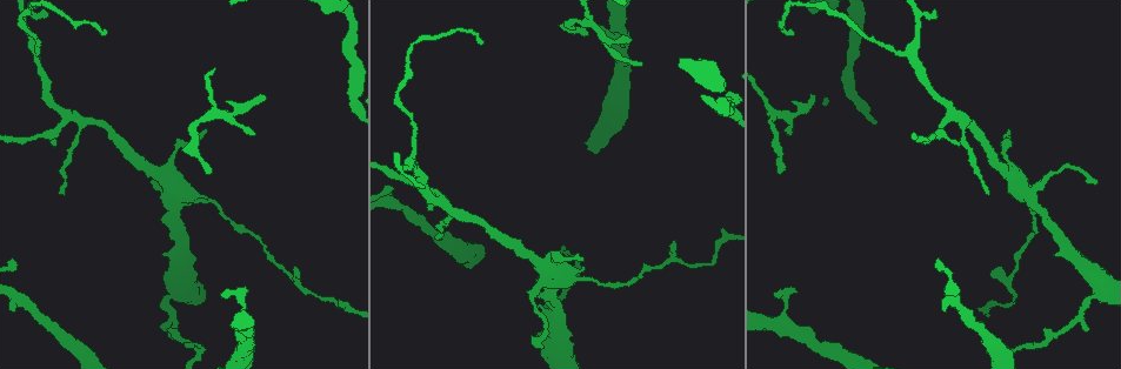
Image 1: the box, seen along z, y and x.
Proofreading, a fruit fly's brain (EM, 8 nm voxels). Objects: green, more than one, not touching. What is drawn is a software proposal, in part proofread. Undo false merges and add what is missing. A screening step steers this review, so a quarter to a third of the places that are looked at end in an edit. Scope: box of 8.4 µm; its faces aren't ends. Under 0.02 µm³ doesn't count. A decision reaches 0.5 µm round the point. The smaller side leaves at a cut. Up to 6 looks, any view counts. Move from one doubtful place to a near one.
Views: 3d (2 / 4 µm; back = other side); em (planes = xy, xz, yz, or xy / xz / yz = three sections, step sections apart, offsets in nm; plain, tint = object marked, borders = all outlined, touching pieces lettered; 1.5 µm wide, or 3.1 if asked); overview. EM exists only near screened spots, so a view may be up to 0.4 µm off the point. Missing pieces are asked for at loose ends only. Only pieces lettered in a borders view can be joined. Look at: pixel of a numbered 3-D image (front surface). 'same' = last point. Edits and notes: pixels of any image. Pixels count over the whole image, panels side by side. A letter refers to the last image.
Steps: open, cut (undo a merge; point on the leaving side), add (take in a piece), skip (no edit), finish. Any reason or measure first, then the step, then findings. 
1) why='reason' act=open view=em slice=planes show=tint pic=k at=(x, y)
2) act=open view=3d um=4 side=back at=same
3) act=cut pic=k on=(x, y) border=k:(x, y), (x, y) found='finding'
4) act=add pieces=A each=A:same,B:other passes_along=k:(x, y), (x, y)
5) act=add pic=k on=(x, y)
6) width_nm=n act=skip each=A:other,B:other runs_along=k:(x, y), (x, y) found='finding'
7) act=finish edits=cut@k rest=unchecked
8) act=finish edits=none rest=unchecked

why='tapers out' act=open view=em slice=xz step=8 show=borders pic=1 at=(1089, 328)

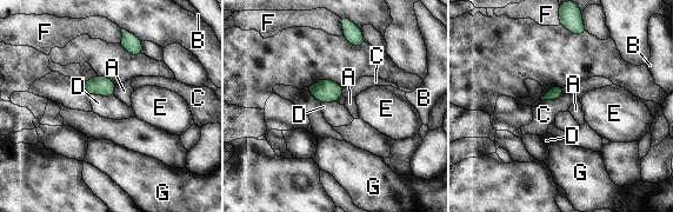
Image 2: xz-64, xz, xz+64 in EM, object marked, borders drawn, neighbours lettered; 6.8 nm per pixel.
width_nm=90 act=skip each=A:other,B:other,C:other,D:other,E:other,F:other,G:other border=2:(91, 94), (113, 95) found='none of them fits'

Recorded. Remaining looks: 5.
act=open view=em slice=planes show=borders pic=1 at=(440, 237)

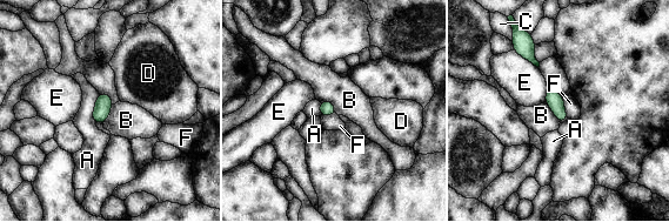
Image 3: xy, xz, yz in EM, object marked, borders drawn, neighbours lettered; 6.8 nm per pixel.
longest_contact=E:200nm act=skip each=A:other,B:other,C:other,D:other,E:other,F:other border=3:(320, 101), (329, 101), (336, 113) found='no lettered piece goes on from it'

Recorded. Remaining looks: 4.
why='tapers out' act=open view=3d um=2 pic=1 at=(814, 99)

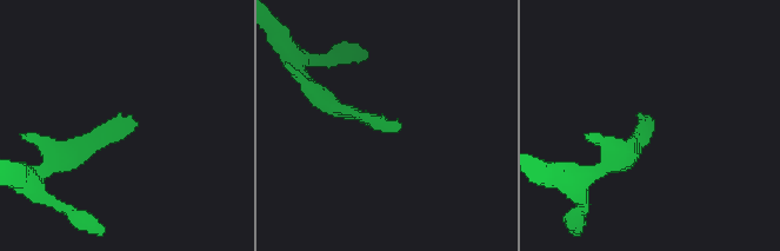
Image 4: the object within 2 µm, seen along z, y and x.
act=open view=em slice=xy step=8 show=borders pic=4 at=(135, 121)

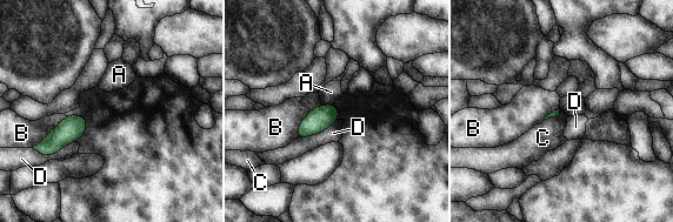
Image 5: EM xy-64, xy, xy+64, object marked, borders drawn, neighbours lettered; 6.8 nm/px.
longest_contact=D:300nm act=skip each=A:other,B:other,C:other,D:other border=5:(335, 119), (322, 130), (297, 139) found='no lettered piece goes on from it'

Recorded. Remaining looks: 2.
act=finish edits=none rest=unchecked

